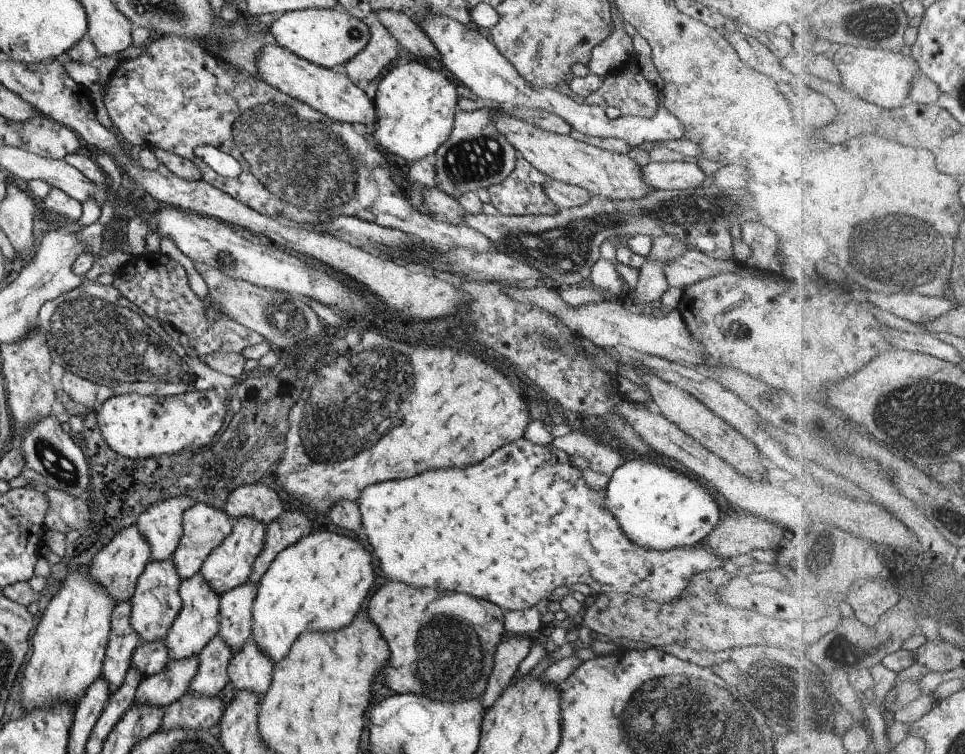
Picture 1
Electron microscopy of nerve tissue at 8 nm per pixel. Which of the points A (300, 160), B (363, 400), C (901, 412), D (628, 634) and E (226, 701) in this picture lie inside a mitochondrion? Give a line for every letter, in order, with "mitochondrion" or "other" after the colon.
A: mitochondrion
B: mitochondrion
C: mitochondrion
D: other
E: other

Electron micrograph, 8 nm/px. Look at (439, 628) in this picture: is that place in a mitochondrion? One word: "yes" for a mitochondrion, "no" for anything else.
yes

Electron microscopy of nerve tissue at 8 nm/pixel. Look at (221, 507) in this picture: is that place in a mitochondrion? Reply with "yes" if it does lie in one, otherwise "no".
no

